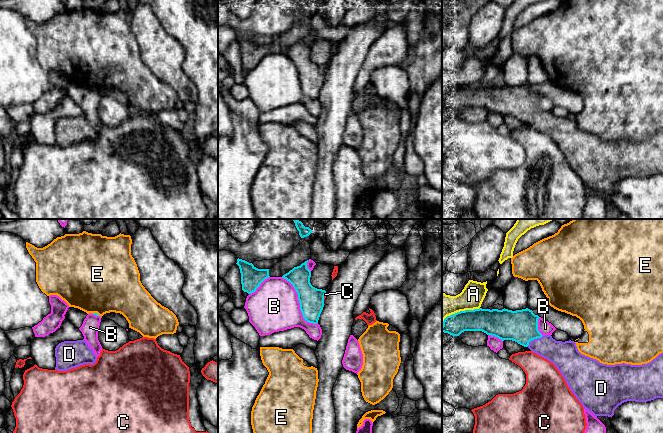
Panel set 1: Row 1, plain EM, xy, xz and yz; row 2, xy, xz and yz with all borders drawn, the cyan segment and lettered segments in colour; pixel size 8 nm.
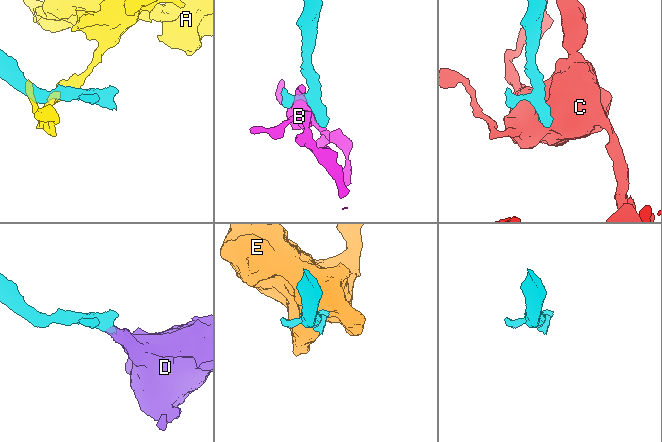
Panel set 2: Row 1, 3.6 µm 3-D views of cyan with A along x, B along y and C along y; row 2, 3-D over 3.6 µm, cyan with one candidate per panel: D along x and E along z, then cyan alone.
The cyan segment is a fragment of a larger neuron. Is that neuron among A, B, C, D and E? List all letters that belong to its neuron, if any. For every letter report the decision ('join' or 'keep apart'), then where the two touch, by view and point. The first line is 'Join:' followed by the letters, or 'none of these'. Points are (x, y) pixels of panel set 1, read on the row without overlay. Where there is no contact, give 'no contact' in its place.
Join: D
A: keep apart; meets cyan in yz at (458, 88)
B: keep apart; meets cyan in xz at (299, 78)
C: keep apart; meets cyan in xz at (324, 71)
D: join; meets cyan in yz at (534, 114)
E: keep apart; meets cyan in xy at (96, 89)

